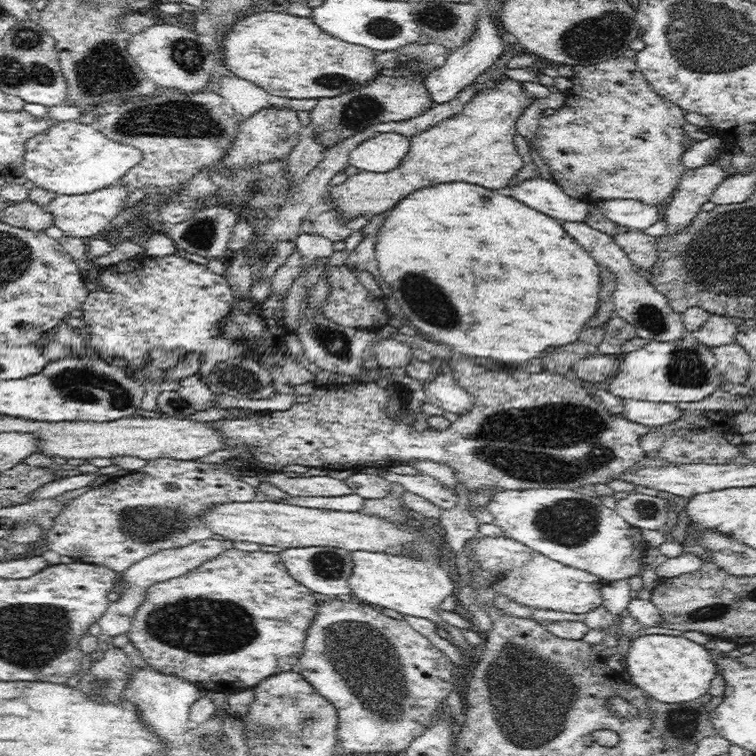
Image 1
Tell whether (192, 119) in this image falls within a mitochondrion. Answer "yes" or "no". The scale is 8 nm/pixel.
yes

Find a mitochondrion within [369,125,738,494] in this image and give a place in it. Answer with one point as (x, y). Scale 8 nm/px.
(511, 441)

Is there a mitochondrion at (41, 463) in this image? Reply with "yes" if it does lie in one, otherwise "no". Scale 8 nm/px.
no

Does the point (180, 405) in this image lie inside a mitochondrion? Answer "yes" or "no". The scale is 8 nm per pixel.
yes

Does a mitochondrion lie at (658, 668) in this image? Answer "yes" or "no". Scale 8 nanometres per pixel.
no

